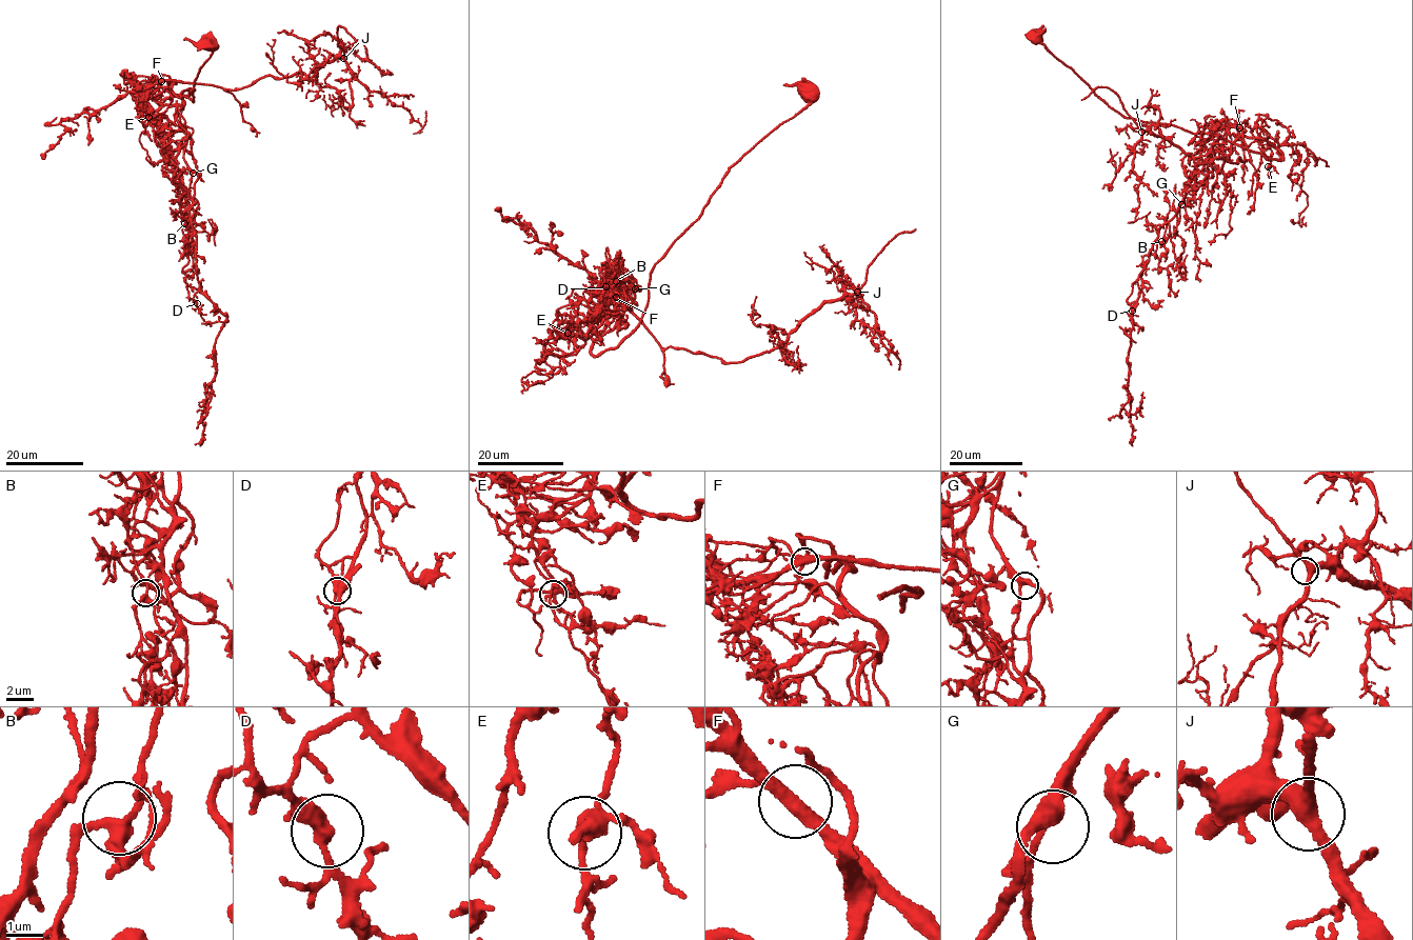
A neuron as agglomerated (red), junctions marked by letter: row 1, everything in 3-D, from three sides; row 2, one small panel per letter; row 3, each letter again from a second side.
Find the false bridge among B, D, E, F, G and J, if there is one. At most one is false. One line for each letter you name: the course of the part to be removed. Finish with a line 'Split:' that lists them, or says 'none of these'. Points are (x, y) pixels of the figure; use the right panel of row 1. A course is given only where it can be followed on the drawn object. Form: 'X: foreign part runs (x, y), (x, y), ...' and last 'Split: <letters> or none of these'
F: foreign part runs (1240, 127), (1250, 159), (1232, 163), (1198, 164), (1145, 132), (1131, 163), (1135, 219), (1150, 211)
Split: F

